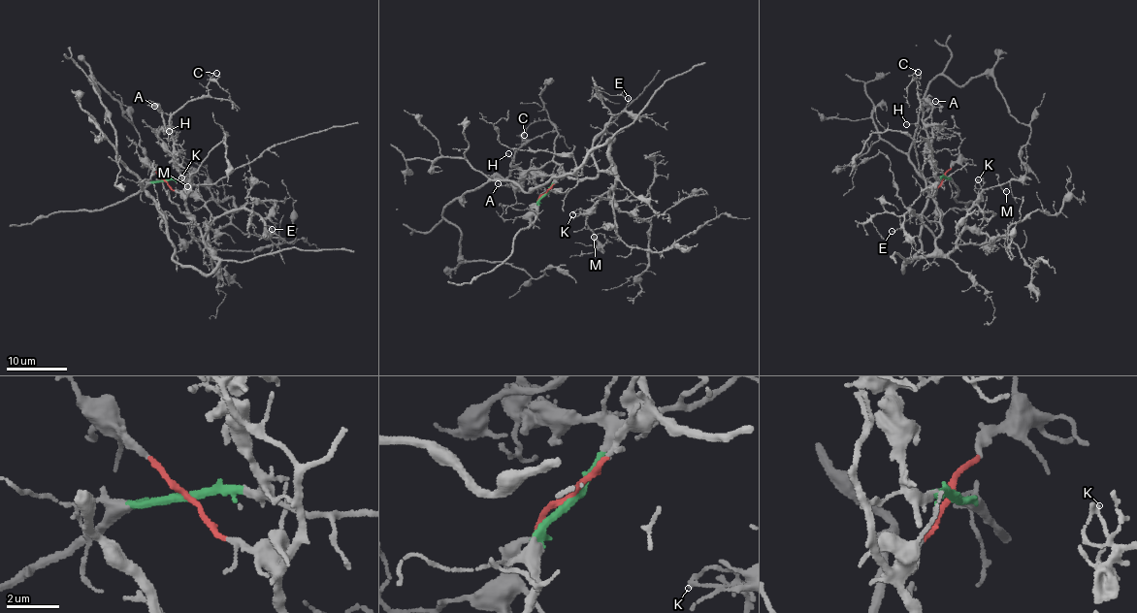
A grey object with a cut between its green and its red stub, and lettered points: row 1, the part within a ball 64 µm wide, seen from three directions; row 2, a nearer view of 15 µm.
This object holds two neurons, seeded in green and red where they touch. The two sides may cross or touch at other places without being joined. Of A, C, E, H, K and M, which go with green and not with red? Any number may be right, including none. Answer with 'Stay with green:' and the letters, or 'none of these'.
Stay with green: A, C, H

